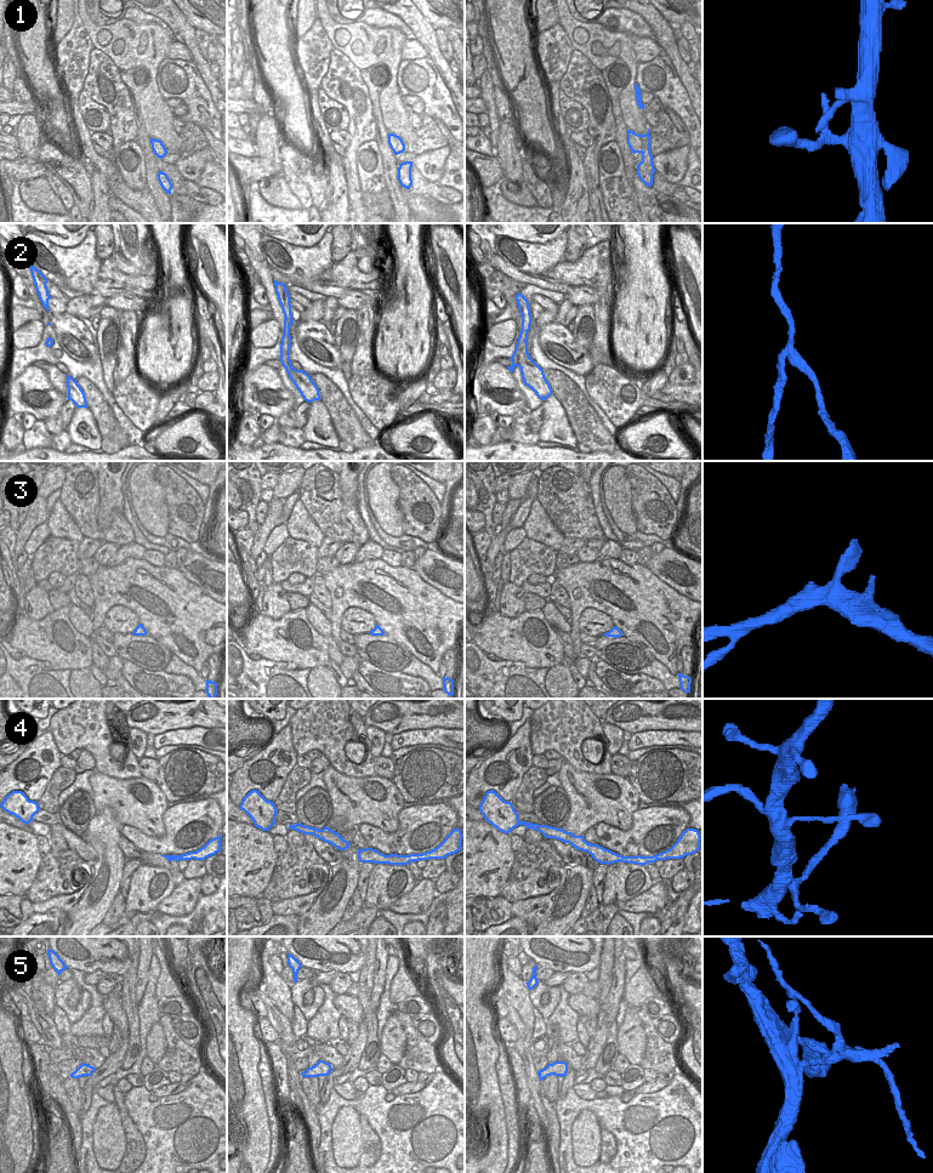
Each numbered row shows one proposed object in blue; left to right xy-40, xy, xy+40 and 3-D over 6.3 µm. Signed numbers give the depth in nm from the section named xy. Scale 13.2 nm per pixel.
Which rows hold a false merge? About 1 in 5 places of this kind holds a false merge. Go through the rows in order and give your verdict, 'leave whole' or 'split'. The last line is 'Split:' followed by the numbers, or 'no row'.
1: leave whole
2: split
3: leave whole
4: leave whole
5: split
Split: 2, 5

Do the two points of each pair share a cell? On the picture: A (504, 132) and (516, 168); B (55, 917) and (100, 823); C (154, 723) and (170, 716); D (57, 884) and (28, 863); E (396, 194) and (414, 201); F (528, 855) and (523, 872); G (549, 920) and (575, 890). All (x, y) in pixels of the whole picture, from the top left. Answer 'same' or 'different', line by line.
A: same
B: different
C: same
D: different
E: different
F: same
G: same

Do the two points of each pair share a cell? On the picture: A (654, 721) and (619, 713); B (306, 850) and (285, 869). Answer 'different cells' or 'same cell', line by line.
A: same cell
B: same cell

